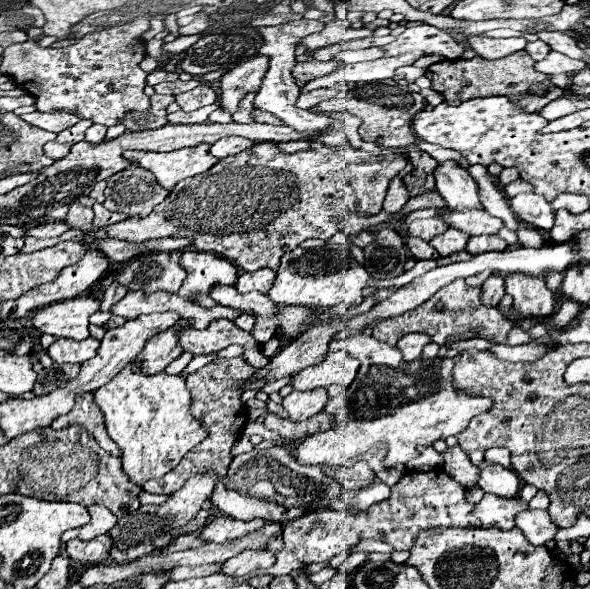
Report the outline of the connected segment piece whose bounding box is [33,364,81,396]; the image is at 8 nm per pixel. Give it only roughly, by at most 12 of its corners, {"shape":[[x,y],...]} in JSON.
{"shape":[[53,364],[37,374],[33,394],[47,394],[79,374],[79,364]]}

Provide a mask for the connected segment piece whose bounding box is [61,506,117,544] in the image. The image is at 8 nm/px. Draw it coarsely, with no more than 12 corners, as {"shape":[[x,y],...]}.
{"shape":[[91,506],[89,524],[67,530],[63,544],[71,538],[93,540],[117,524],[109,508]]}

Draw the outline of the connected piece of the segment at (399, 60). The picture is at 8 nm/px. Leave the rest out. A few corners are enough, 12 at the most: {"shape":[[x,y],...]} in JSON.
{"shape":[[423,54],[385,56],[347,64],[311,80],[303,92],[339,82],[377,82],[413,64]]}

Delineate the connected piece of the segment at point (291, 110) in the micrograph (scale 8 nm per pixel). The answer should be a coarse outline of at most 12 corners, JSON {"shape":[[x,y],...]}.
{"shape":[[317,20],[261,26],[269,70],[255,108],[291,128],[341,144],[333,120],[295,106],[295,46],[323,28]]}

